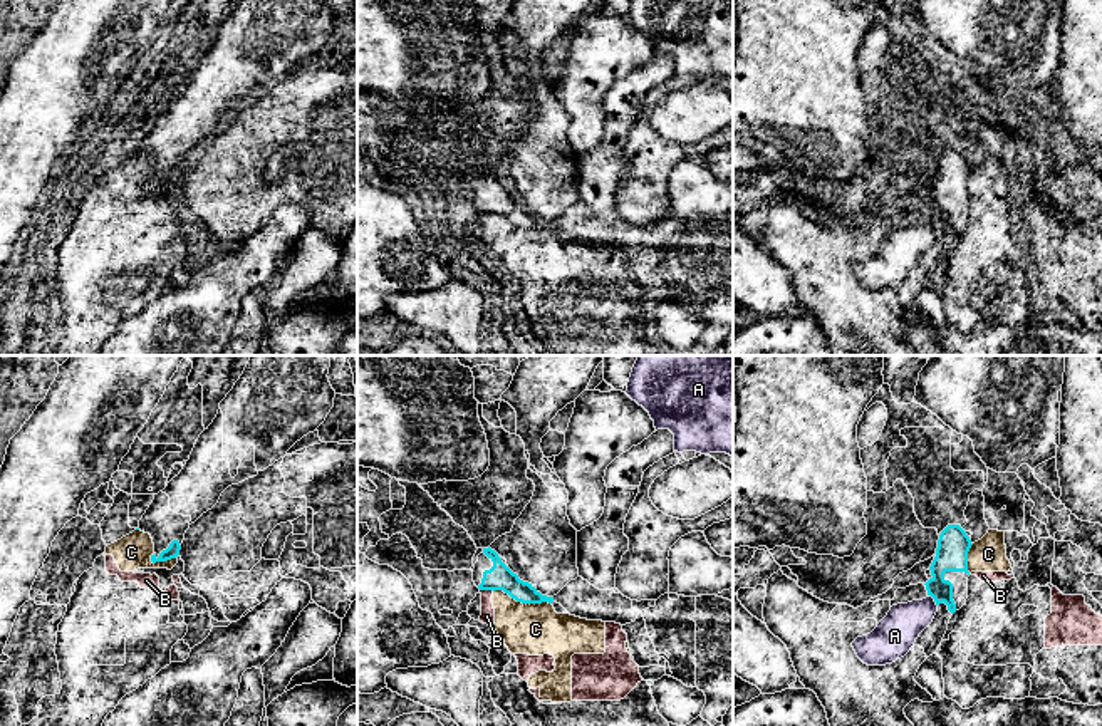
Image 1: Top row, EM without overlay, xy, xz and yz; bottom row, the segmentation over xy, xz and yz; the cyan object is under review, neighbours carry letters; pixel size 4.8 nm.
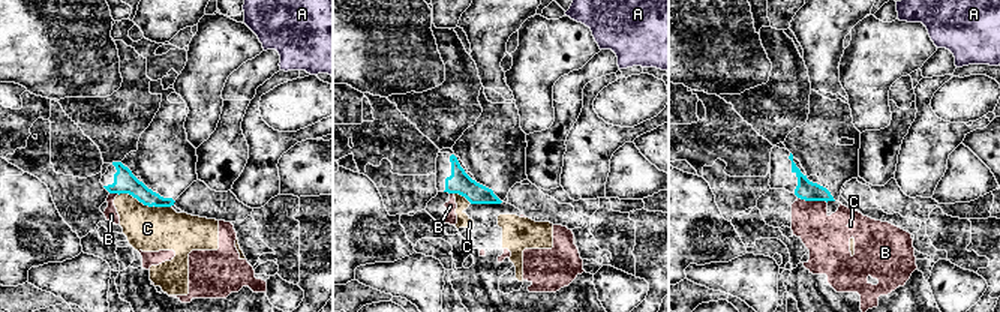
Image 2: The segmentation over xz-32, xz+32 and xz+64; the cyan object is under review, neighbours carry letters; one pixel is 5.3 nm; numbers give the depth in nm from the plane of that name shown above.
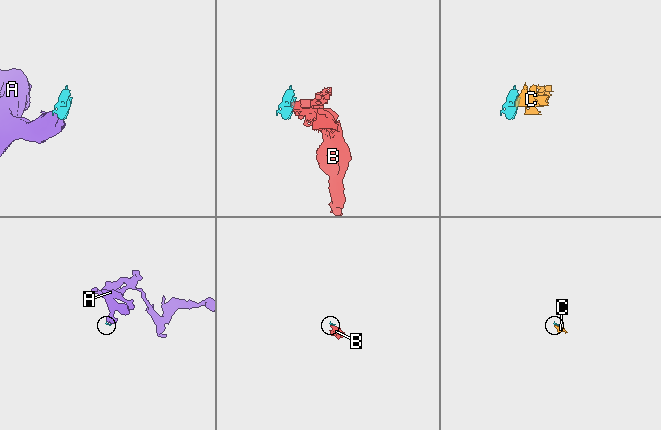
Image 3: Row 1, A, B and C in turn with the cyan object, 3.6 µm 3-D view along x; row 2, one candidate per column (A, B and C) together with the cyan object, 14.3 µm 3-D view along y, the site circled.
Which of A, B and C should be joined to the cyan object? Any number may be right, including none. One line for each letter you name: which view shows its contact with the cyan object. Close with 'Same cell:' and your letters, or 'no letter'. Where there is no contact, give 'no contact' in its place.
Same cell: no letter

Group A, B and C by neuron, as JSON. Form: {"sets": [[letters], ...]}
{"sets": [["A"], ["B", "C"]]}

